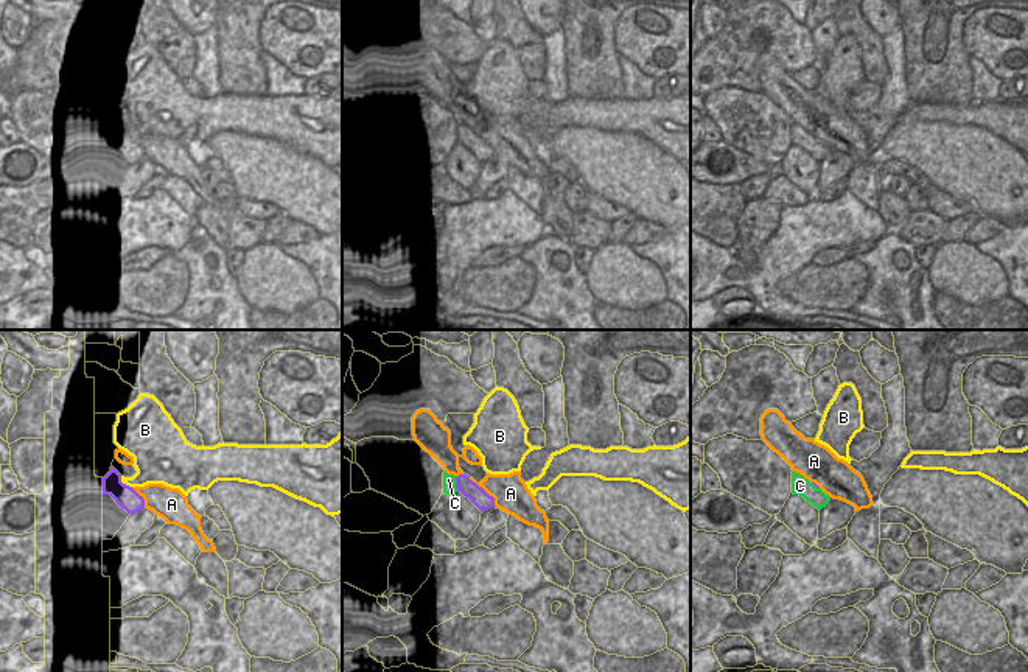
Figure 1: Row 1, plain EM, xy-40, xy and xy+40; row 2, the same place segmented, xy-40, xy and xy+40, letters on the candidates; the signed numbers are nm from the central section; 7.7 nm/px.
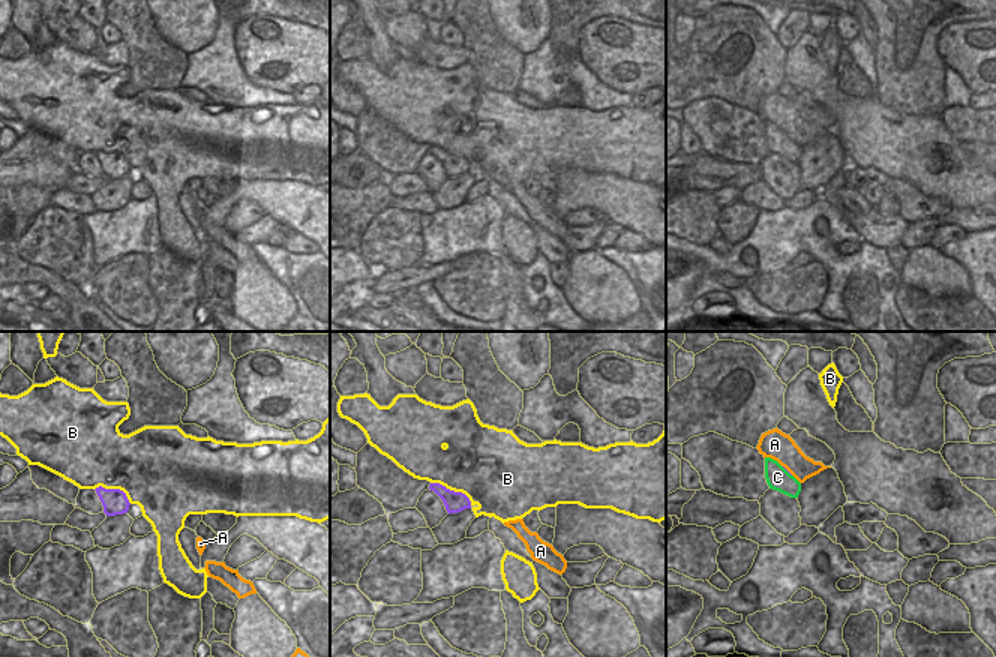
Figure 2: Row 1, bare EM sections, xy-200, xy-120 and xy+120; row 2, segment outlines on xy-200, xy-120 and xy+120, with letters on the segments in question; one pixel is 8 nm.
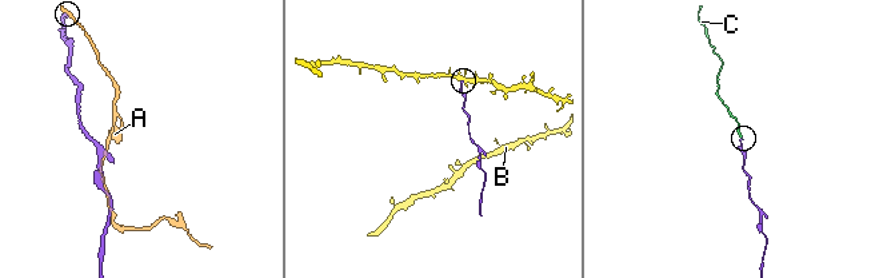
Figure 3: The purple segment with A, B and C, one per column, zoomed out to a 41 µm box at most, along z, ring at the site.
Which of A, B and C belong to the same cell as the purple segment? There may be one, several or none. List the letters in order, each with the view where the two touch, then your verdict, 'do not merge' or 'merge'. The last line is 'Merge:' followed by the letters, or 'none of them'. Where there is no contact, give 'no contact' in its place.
A: contact in xy; do not merge
B: contact in xy-40; do not merge
C: contact in xy; merge
Merge: C

